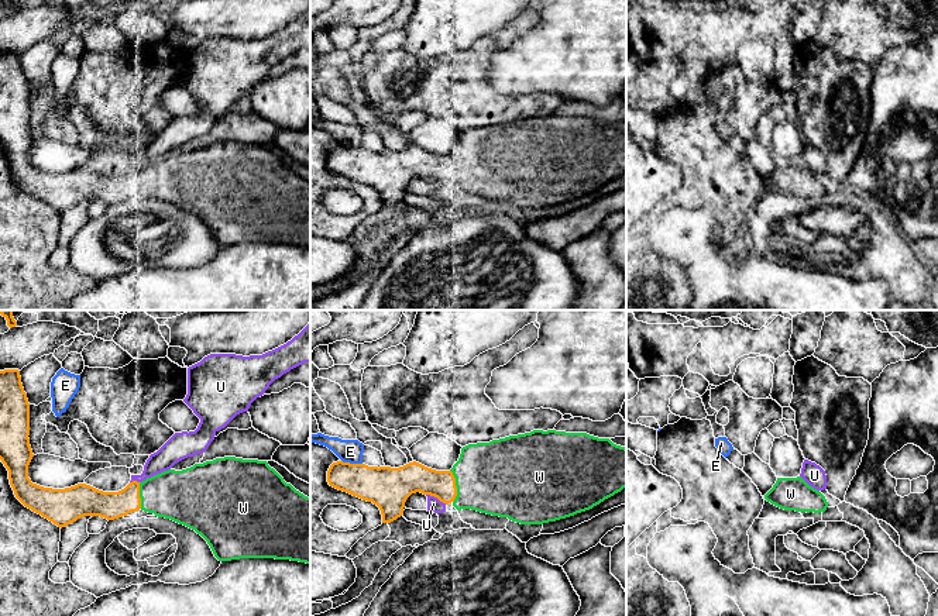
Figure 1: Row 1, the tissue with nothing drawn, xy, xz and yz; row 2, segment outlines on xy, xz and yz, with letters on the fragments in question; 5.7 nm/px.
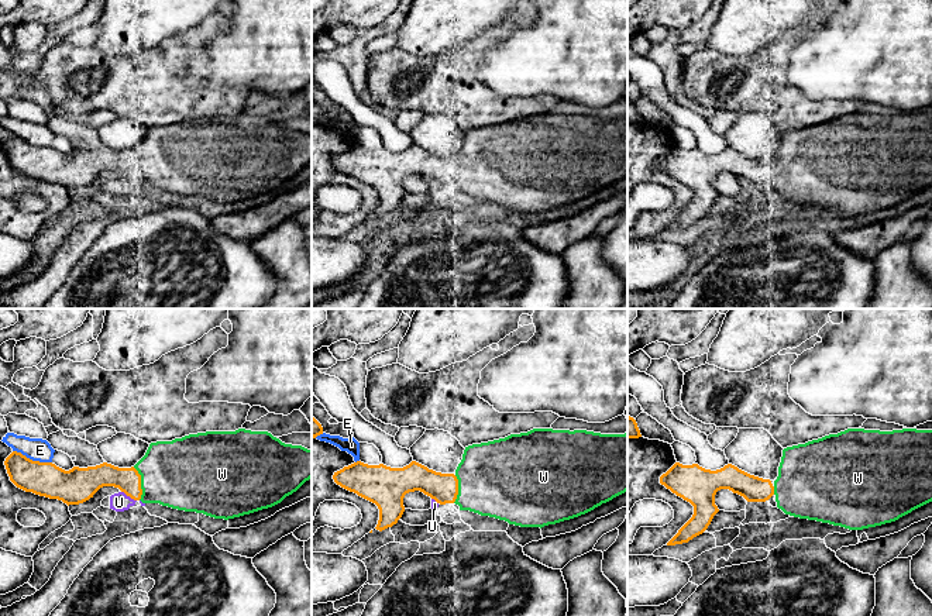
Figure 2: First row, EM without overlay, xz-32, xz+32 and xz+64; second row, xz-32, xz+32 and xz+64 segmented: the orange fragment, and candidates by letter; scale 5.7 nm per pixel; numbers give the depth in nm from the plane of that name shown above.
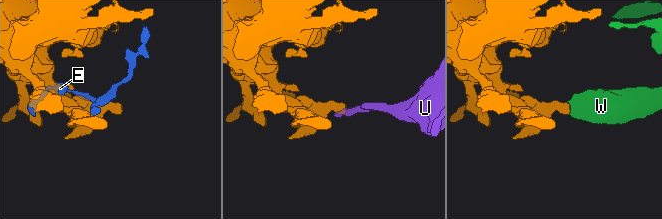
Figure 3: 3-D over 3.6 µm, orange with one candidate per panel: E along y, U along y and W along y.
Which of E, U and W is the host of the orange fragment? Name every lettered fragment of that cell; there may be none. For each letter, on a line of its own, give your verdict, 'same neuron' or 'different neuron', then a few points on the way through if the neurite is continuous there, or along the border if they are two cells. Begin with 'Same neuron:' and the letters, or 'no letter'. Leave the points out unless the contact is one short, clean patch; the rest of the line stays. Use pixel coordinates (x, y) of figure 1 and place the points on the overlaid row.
Same neuron: W
E: different neuron
U: different neuron
W: same neuron

